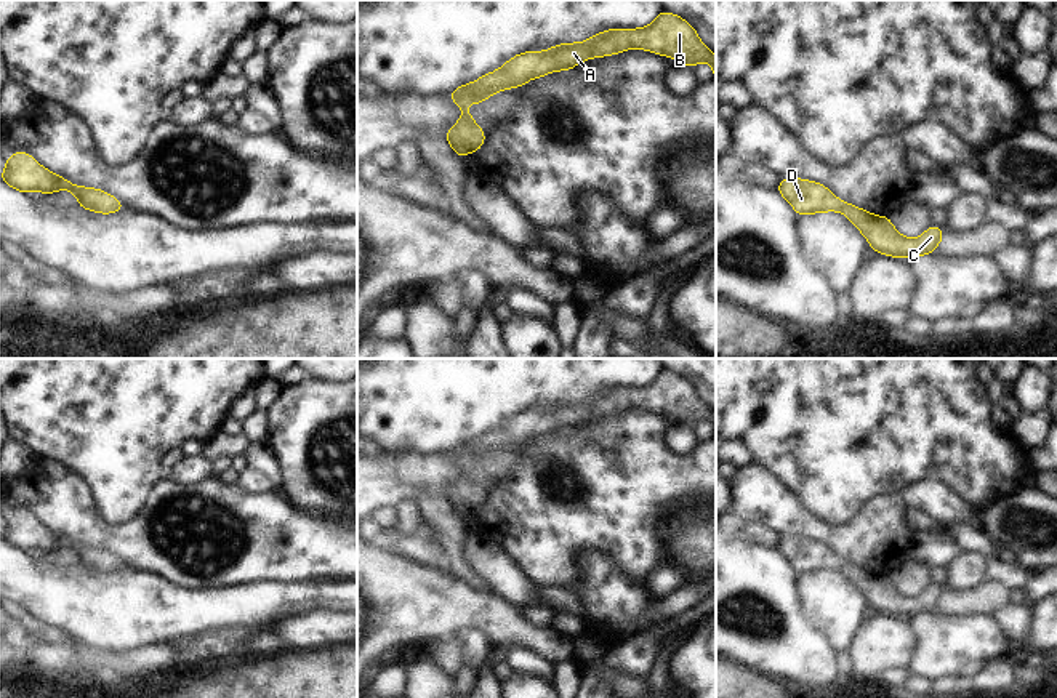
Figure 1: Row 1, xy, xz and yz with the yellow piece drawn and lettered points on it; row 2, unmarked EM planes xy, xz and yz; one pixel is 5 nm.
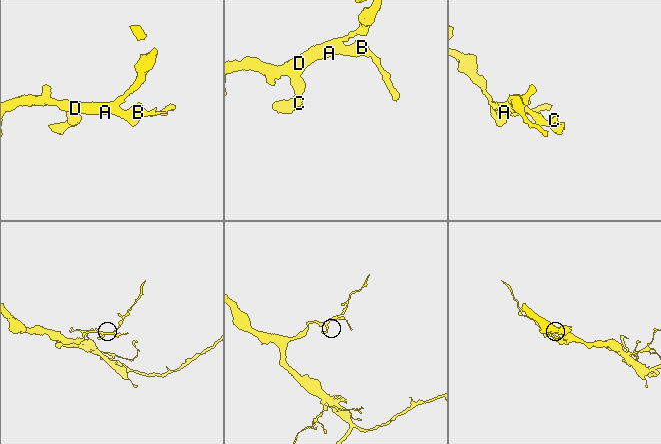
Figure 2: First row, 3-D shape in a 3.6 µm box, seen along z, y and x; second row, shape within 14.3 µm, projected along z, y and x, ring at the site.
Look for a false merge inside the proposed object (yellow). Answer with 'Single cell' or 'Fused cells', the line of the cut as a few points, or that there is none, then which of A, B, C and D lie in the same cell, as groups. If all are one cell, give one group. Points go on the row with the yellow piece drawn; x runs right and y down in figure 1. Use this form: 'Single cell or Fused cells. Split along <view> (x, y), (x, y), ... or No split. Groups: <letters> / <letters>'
Single cell. No split. Groups: A B C D

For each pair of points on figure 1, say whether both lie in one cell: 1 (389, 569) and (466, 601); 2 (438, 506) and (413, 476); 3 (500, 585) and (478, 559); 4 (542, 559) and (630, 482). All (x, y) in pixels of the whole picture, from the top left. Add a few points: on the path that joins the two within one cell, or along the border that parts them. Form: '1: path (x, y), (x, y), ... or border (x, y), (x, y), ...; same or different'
1: path (409, 588), (421, 601), (447, 601); same
2: border (444, 492), (421, 492), (413, 500); different
3: path (497, 578), (484, 565); same
4: path (564, 537), (586, 514), (593, 514), (607, 500); same

